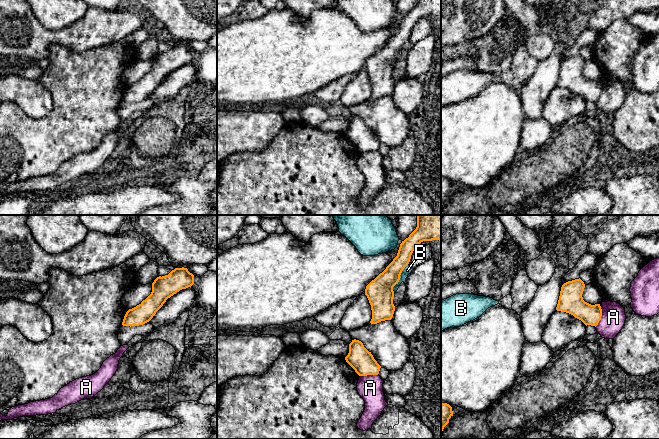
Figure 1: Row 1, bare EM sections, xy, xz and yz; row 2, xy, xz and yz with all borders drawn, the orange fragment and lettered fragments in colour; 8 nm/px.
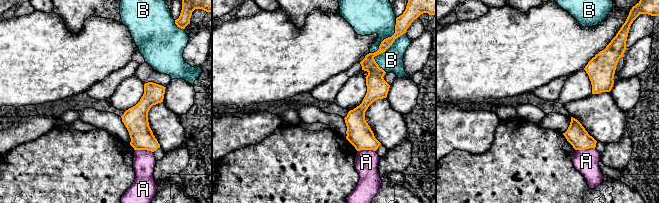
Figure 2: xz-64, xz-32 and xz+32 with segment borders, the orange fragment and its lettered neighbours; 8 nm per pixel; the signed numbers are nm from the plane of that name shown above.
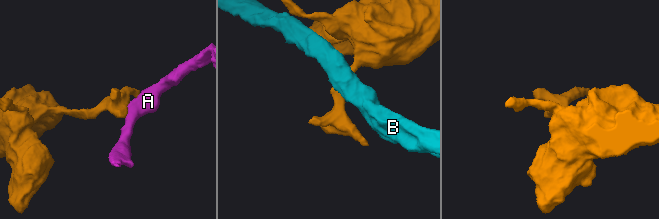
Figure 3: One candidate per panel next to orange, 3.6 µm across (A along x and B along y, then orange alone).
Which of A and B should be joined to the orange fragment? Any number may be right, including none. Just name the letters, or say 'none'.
none

